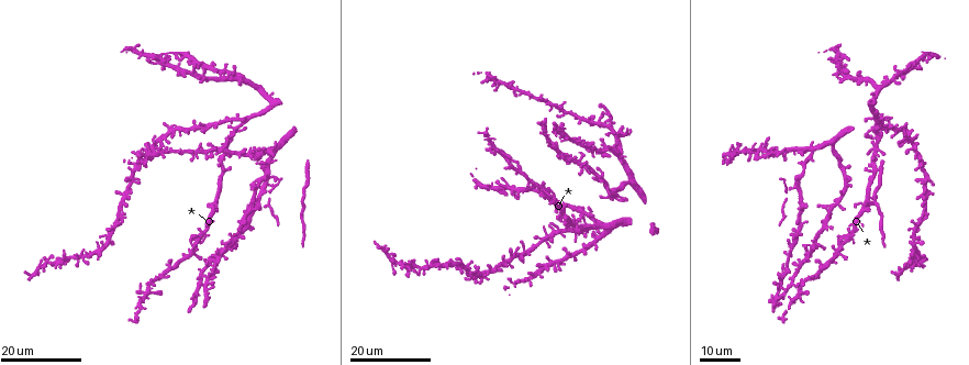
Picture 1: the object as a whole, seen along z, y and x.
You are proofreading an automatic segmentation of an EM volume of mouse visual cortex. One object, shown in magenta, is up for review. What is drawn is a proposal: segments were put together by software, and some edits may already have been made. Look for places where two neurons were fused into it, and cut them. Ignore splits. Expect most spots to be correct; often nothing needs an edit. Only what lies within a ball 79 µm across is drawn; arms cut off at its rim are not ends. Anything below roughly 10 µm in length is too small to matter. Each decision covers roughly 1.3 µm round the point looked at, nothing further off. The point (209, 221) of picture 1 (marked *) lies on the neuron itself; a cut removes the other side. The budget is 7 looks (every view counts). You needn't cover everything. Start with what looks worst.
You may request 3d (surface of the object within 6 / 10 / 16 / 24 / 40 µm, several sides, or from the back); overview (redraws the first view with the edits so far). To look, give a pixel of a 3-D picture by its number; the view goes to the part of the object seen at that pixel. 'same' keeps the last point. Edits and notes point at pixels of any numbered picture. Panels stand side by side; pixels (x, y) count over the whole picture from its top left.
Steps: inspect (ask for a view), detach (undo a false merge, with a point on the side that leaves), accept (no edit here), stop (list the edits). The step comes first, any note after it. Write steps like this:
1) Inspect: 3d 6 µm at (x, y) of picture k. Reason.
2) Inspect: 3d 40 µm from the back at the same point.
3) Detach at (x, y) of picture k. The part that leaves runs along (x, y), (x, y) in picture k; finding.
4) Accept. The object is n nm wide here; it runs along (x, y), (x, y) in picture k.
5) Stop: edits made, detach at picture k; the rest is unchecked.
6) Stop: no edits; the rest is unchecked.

Inspect: 3d 24 µm at (603, 150) of picture 1. A fork.

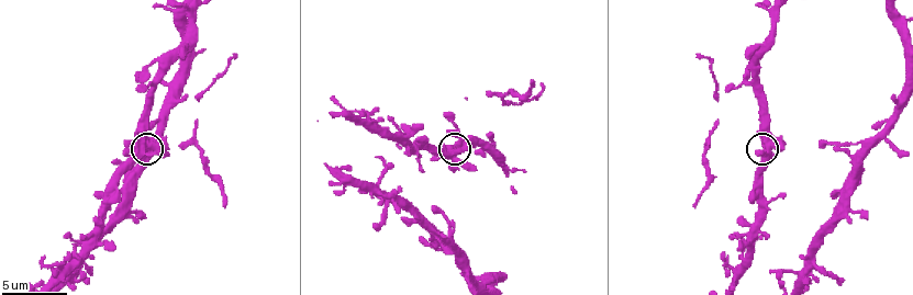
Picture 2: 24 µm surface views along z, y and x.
Inspect: 3d 6 µm at (768, 155) of picture 2.

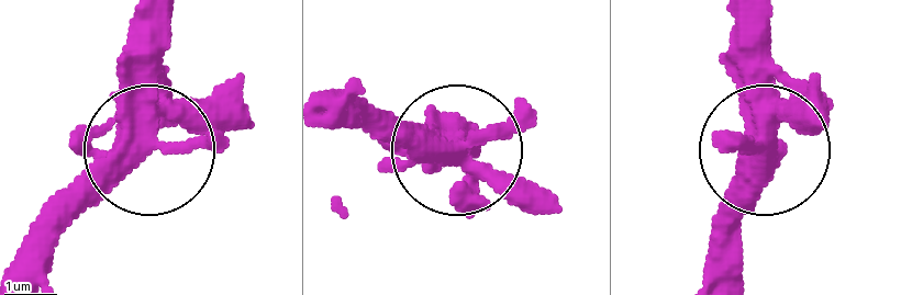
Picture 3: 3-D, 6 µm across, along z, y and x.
Accept. The side arm is 13 µm long; it runs along (165, 24), (153, 143), (74, 220), (47, 269) in picture 3; all the same neuron.

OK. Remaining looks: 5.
Inspect: 3d 6 µm at (344, 191) of picture 2.

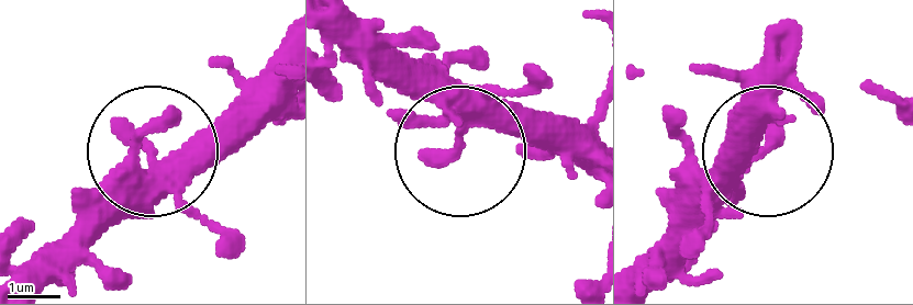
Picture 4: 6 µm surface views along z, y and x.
Accept. Continuous, no second neuron.

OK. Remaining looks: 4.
Inspect: 3d 10 µm at (195, 53) of picture 2.

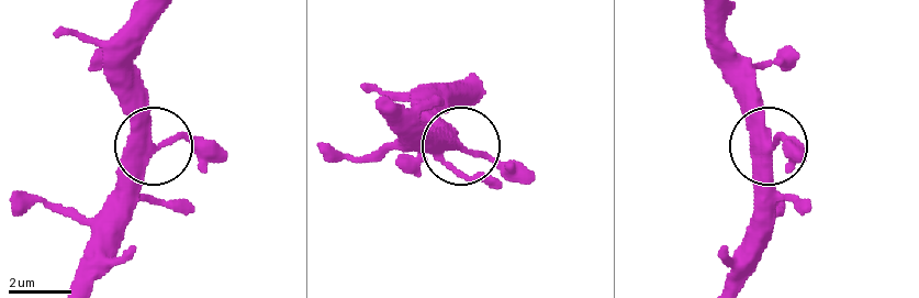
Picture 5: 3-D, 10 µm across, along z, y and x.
Inspect: 3d 6 µm at (769, 147) of picture 5.

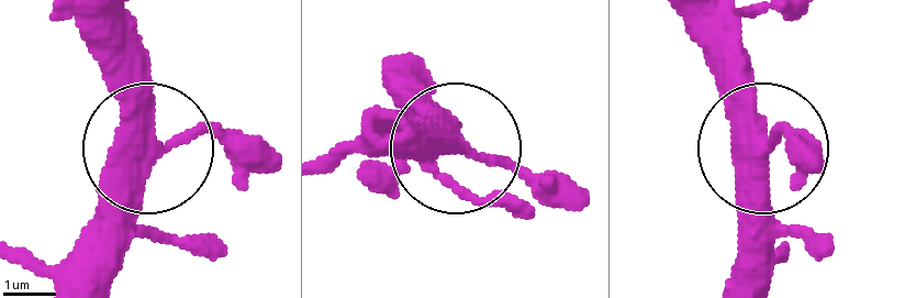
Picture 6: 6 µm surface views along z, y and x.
Accept. It runs along (398, 112), (524, 178), (572, 187) in picture 6; all the same neuron.

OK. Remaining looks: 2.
Inspect: 3d 16 µm at (190, 251) of picture 1. Arms part here.

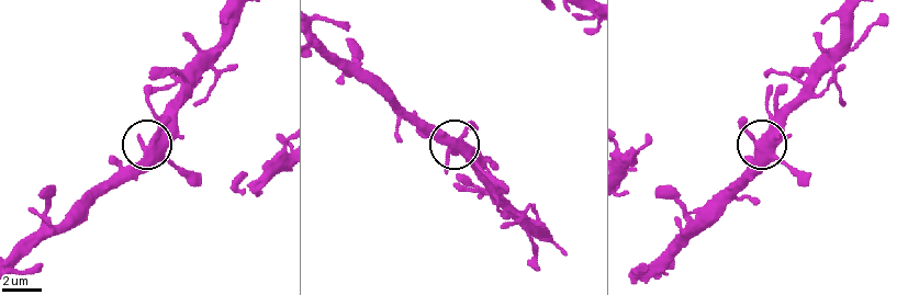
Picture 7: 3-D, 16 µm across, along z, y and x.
Inspect: 3d 10 µm at (153, 141) of picture 7.

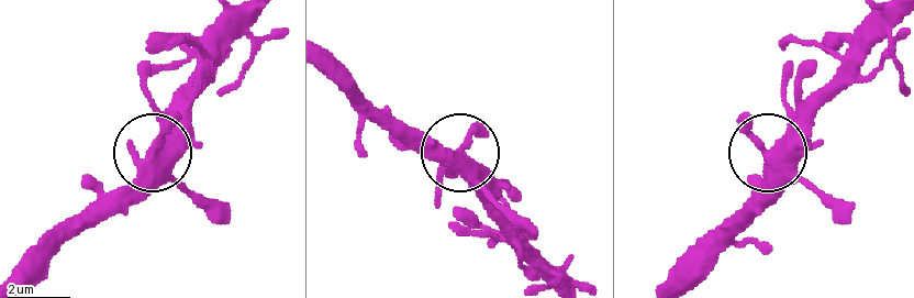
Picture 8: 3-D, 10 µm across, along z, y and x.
Accept. 3 arms meet here; one neuron here.

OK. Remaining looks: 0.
Stop: no edits; the rest is unchecked.

